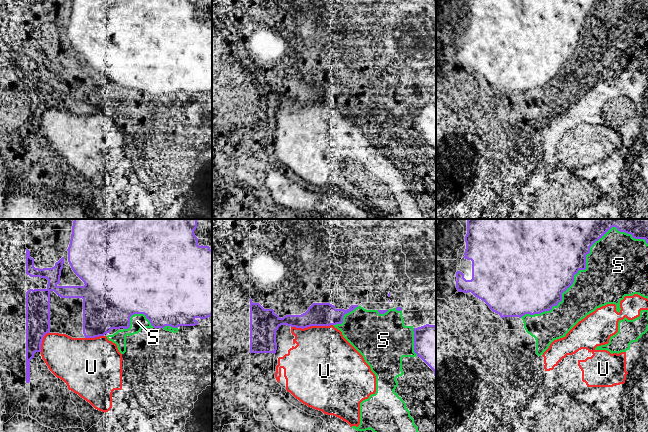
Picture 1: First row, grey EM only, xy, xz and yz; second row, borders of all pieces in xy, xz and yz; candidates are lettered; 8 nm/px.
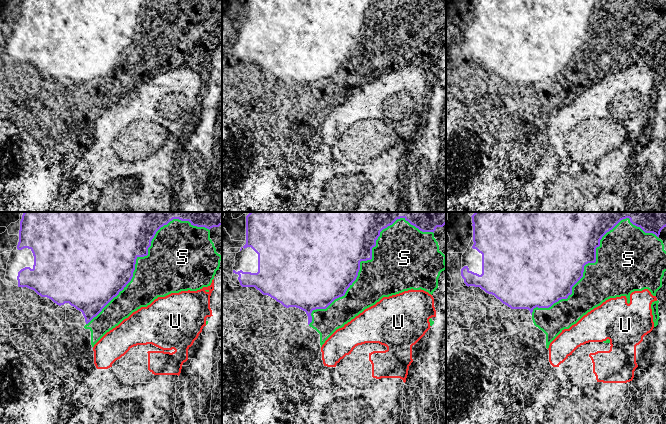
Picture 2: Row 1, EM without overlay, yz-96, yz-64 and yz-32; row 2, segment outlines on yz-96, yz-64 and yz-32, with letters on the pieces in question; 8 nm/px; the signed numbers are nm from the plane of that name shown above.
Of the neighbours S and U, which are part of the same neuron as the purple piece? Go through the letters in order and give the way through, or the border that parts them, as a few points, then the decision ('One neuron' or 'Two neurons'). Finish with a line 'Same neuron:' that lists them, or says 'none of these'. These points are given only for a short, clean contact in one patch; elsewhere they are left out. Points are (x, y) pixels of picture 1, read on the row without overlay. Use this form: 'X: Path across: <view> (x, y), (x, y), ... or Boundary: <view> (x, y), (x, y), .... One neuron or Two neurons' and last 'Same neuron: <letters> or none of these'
S: Two neurons
U: Two neurons
Same neuron: none of these

